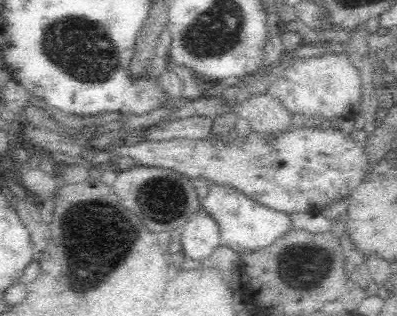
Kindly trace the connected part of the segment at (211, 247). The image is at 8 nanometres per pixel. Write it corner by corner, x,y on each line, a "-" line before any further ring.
202,206
188,218
181,234
184,254
192,259
214,257
220,236
220,226
214,216

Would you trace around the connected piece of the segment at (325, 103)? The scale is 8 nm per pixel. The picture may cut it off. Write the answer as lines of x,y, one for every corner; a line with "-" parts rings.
324,53
321,56
299,58
294,66
290,66
282,78
270,86
270,93
280,96
290,110
298,112
316,112
308,114
310,119
325,115
331,118
353,118
360,112
362,104
362,78
358,68
352,63
352,53
340,56
338,53

